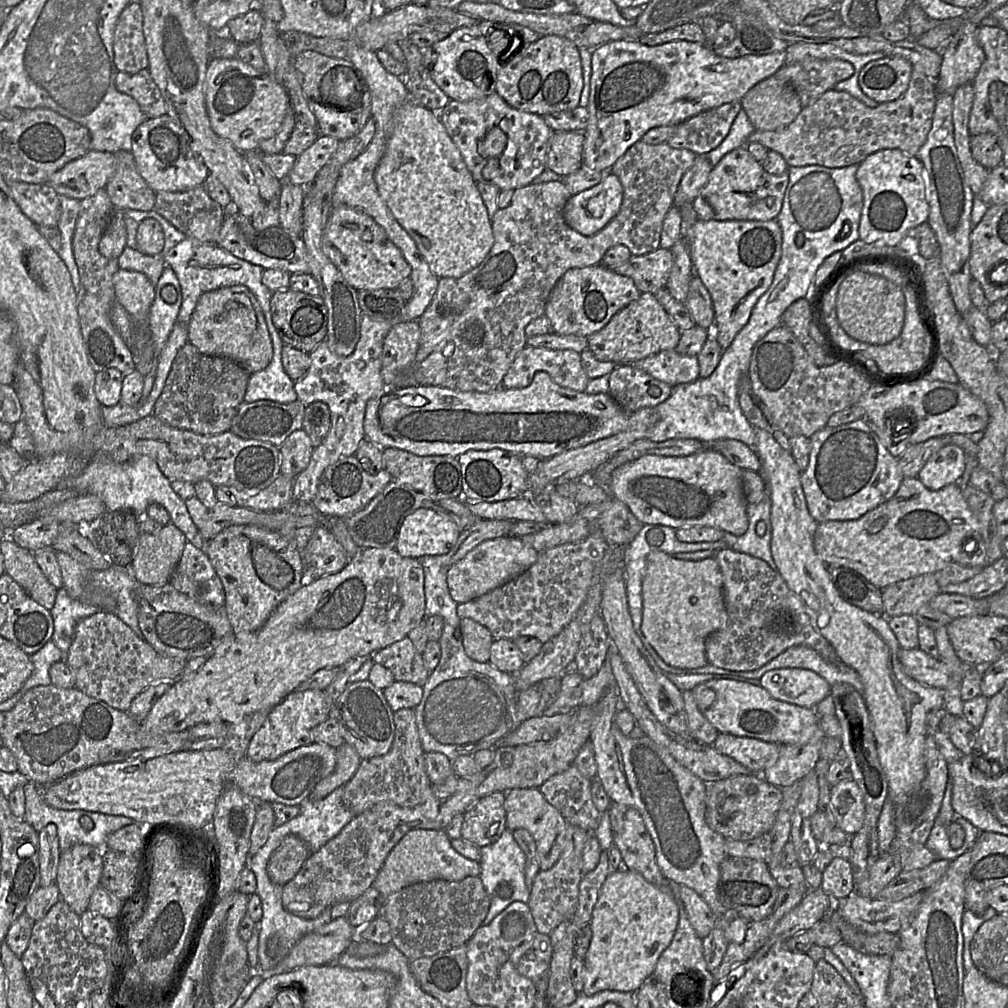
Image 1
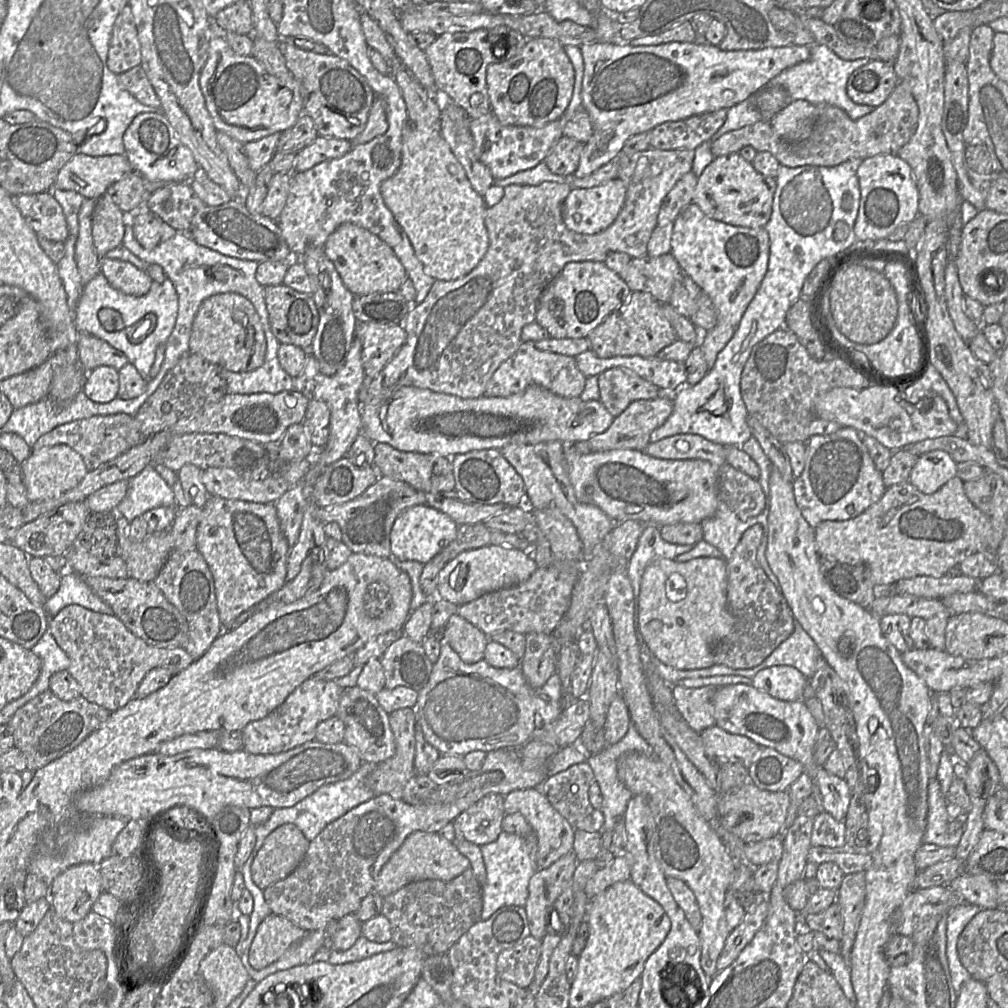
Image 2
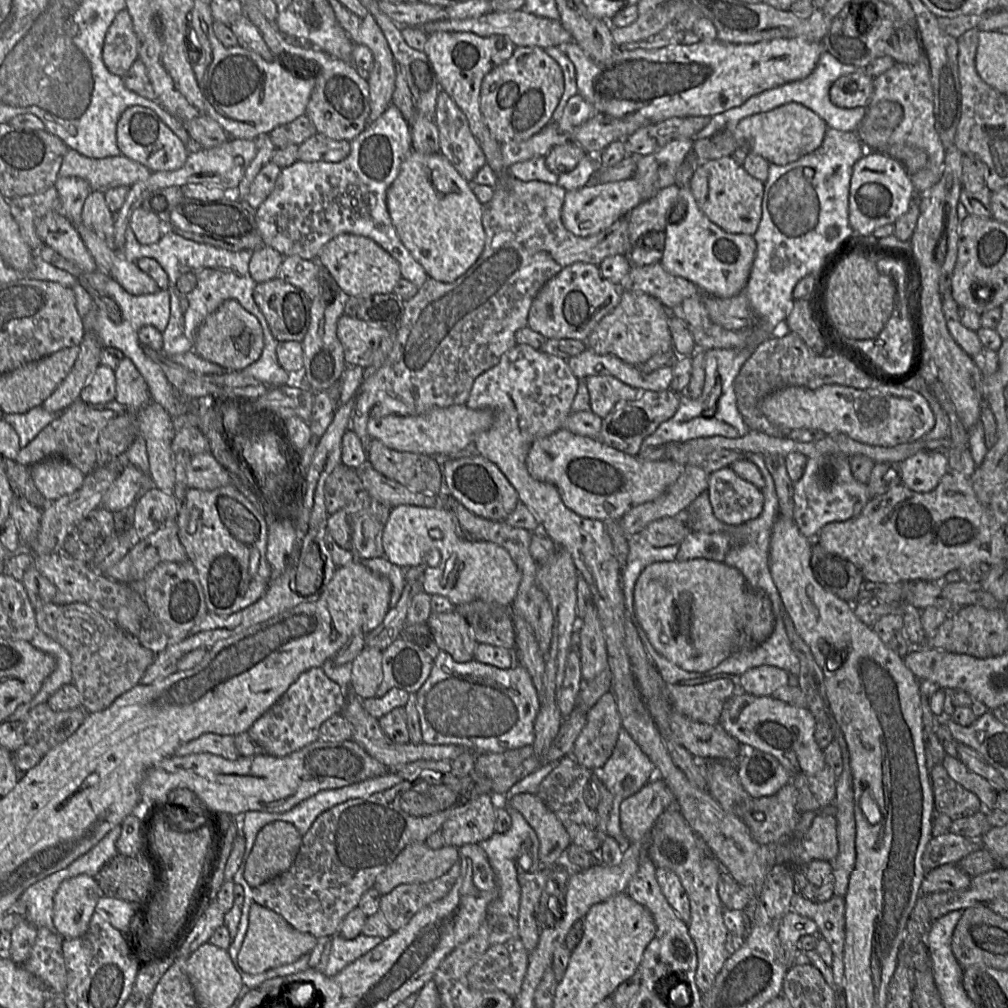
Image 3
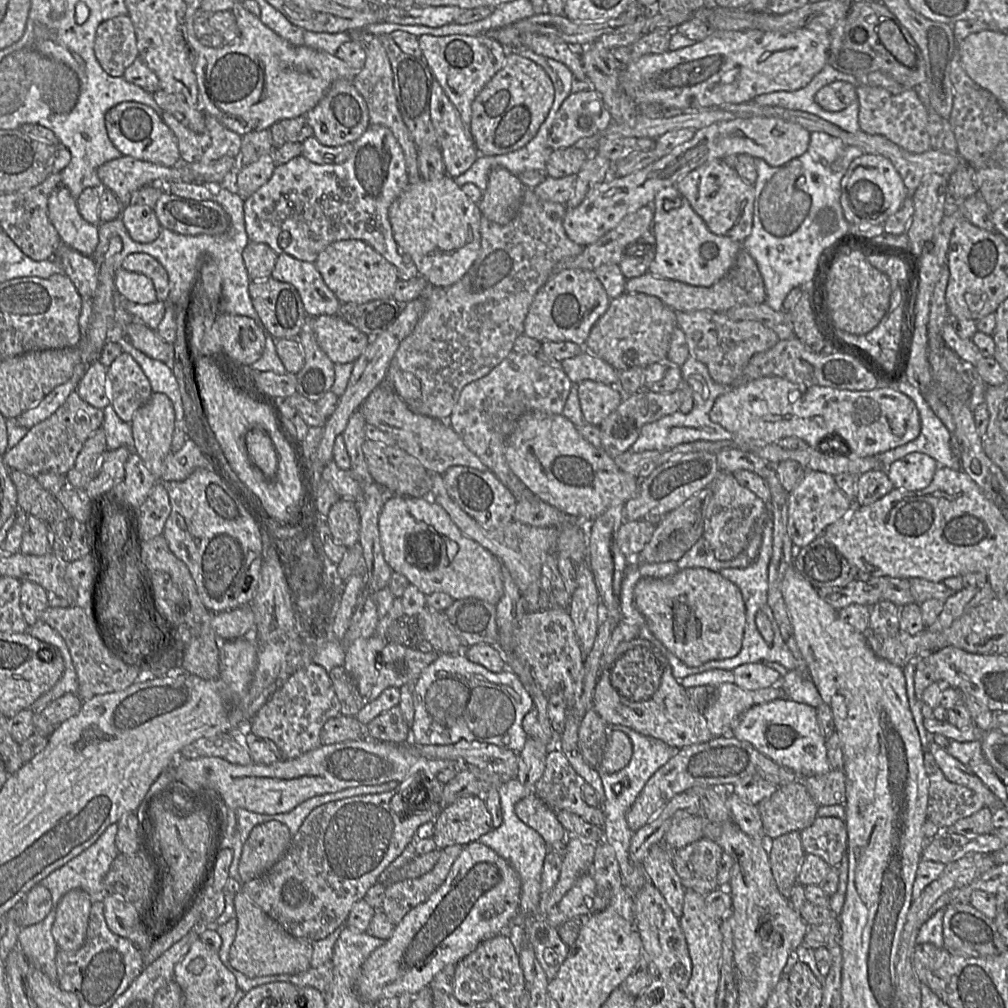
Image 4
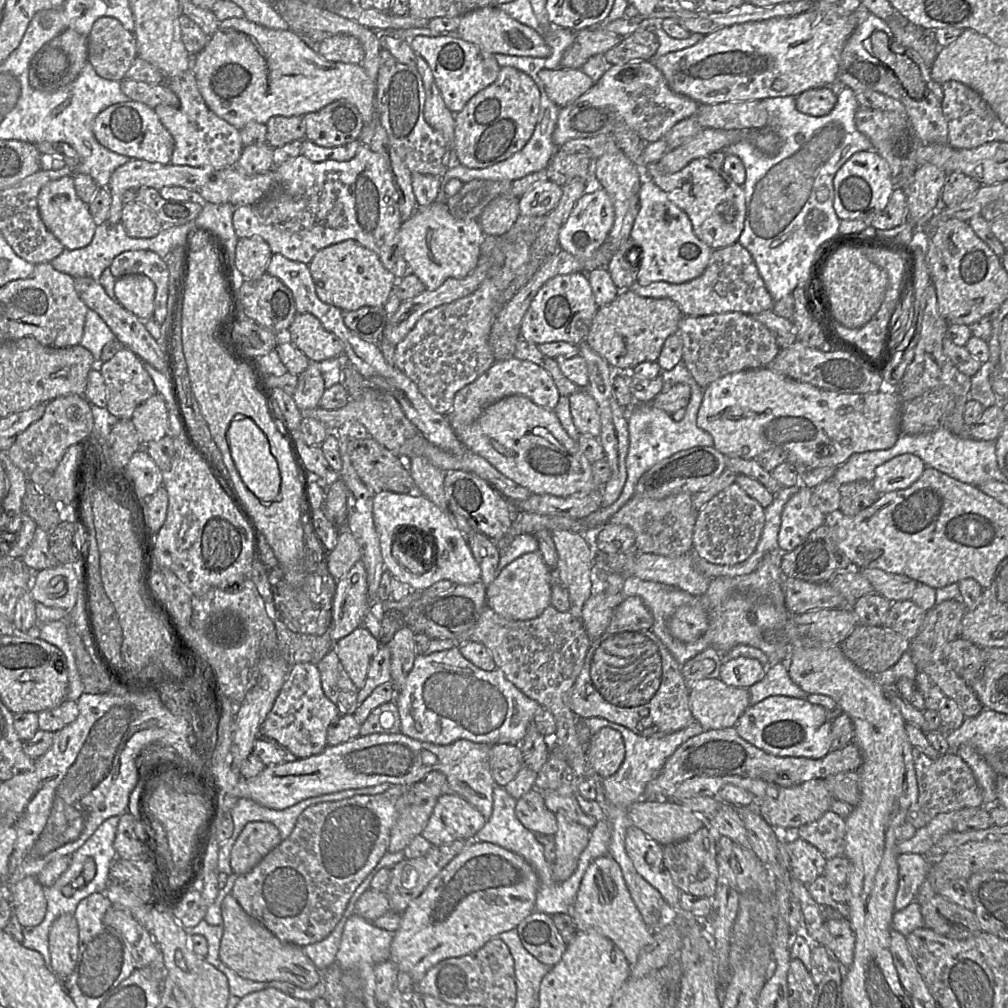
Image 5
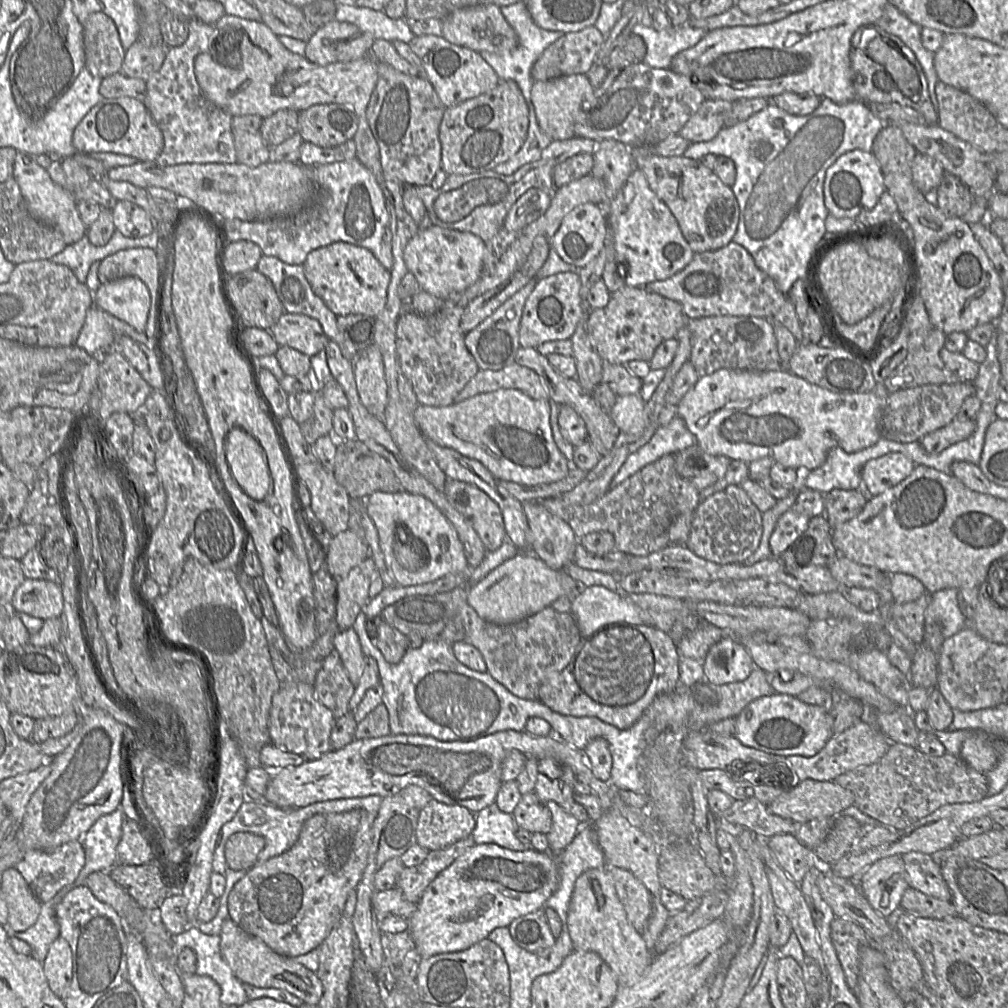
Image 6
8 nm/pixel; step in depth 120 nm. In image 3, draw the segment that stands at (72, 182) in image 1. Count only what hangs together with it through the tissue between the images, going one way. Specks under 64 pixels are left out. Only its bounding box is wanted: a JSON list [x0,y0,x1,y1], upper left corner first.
[58,149,152,192]

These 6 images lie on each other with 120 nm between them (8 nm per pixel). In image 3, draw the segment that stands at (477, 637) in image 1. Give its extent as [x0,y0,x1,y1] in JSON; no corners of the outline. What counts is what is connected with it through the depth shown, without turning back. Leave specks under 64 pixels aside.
[427,609,479,663]

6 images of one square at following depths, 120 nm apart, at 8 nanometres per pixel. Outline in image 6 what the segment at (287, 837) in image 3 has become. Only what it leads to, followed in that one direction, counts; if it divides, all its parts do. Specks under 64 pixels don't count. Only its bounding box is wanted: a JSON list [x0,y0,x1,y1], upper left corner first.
[225,832,265,870]

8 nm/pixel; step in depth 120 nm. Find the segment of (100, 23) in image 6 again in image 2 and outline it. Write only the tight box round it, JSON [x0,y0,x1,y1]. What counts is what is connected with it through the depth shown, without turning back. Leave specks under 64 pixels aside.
[107,5,141,75]

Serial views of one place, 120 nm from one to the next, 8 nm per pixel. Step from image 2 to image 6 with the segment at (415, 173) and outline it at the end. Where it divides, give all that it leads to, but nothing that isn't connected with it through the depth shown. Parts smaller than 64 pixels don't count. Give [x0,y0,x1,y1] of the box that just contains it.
[403,225,486,301]

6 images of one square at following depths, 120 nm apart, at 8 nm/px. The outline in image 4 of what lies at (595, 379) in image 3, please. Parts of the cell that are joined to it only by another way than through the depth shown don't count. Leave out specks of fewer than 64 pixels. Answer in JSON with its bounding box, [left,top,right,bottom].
[577,380,624,426]

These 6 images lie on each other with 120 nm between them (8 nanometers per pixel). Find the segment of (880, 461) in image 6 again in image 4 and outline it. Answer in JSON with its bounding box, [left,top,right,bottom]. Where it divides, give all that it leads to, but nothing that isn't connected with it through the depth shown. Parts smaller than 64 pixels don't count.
[886,452,939,491]

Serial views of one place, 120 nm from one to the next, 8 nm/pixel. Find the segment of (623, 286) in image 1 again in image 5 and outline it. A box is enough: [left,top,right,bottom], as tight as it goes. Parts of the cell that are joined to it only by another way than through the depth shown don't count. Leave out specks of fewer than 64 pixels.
[520,273,598,345]

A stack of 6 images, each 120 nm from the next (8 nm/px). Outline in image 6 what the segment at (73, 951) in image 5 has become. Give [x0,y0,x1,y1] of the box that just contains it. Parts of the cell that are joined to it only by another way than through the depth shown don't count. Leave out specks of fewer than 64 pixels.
[42,936,72,998]

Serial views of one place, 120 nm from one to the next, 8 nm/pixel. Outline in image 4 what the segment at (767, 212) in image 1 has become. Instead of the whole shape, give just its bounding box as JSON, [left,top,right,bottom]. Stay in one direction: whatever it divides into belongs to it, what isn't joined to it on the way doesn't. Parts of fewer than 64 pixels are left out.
[675,159,754,242]

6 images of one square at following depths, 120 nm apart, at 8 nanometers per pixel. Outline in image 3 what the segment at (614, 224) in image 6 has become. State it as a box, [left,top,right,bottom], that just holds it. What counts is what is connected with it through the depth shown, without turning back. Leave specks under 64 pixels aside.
[660,185,757,298]

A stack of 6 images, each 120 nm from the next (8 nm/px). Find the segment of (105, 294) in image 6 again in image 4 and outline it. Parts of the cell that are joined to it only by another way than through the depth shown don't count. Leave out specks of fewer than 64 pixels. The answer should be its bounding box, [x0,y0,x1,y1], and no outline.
[115,268,157,304]

